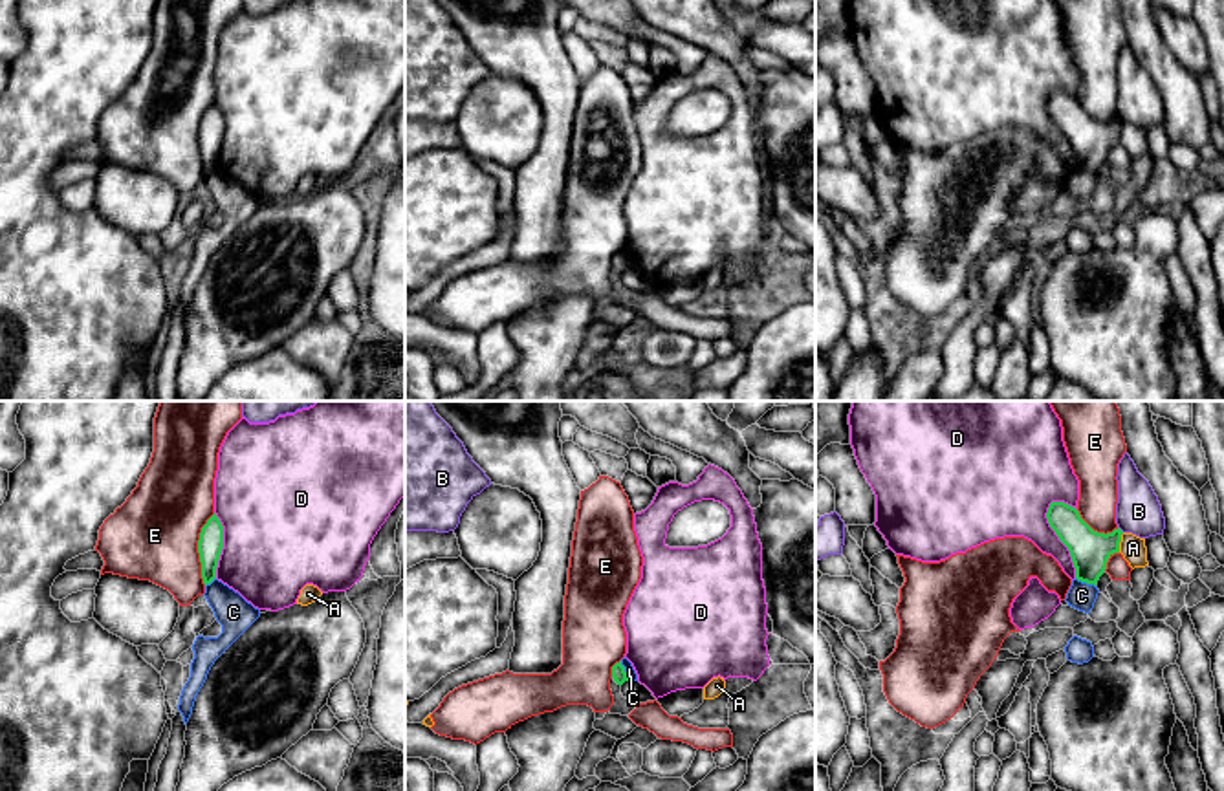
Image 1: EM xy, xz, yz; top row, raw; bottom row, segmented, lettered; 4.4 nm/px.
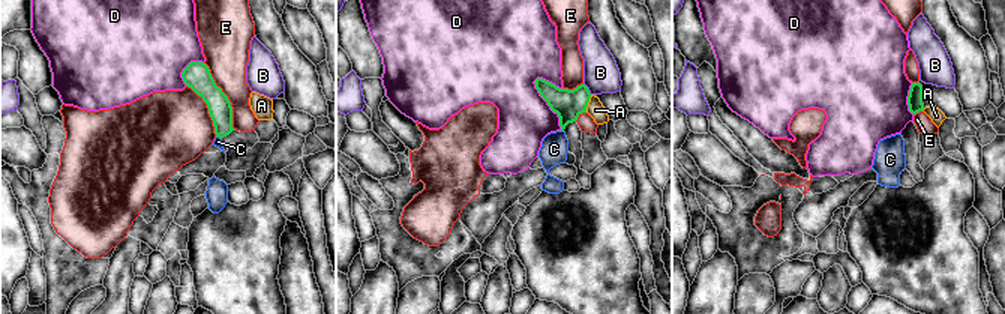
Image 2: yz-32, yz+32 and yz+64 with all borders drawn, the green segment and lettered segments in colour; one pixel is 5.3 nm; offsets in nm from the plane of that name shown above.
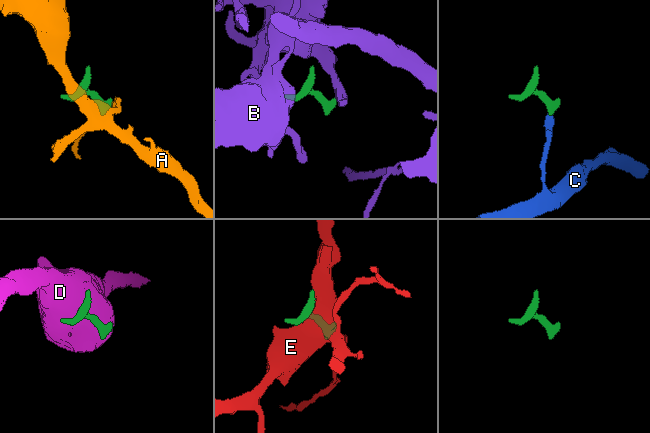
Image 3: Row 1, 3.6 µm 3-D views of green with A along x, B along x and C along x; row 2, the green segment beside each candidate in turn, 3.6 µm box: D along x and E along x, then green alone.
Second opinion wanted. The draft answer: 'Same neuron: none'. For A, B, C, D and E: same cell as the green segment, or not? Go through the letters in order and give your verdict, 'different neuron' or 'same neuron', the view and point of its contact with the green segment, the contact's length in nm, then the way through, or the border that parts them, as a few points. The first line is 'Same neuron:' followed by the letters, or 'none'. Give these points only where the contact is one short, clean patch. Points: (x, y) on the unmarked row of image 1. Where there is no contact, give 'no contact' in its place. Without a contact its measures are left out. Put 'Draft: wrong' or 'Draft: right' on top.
Draft: right
Same neuron: none
A: different neuron; contact yz (1120, 130); length 90 nm; border yz (1124, 123), (1118, 141)
B: different neuron; contact yz (1120, 119); length 40 nm; border yz (1118, 116), (1124, 121)
C: different neuron; contact yz (1085, 171); length 100 nm; border yz (1076, 167), (1094, 176)
D: different neuron; contact yz (1060, 129); length 360 nm
E: different neuron; contact xy (198, 140); length 320 nm

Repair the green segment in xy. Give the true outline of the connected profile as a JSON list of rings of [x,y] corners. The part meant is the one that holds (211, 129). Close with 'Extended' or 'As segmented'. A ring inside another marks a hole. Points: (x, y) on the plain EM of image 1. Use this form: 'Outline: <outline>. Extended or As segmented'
Outline: [[[214,103],[202,117],[200,130],[198,130],[202,168],[205,176],[216,168],[216,157],[222,139],[224,139],[224,115]]]. As segmented

